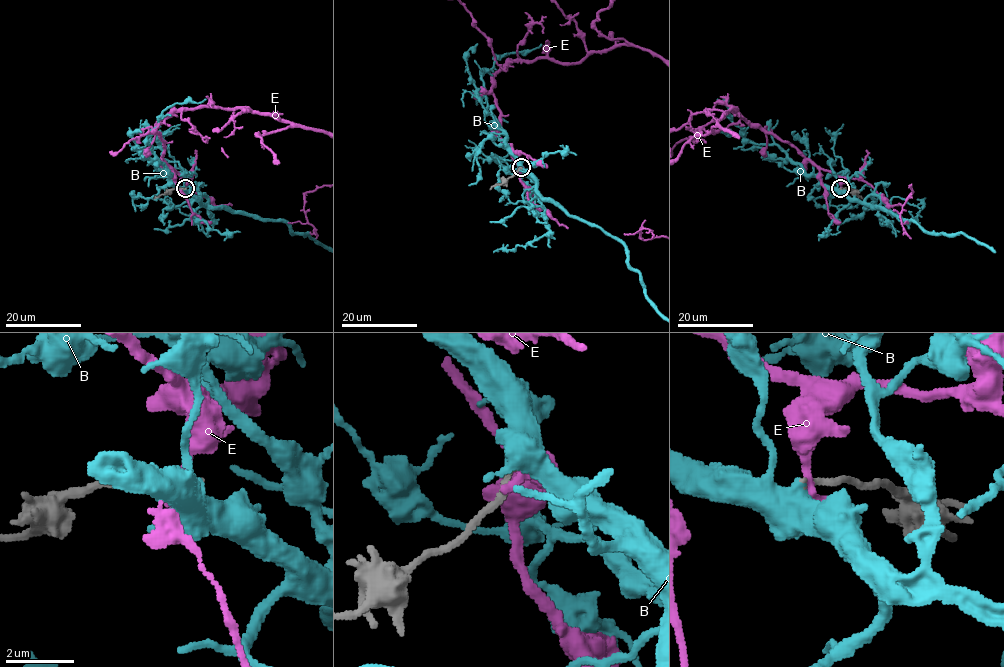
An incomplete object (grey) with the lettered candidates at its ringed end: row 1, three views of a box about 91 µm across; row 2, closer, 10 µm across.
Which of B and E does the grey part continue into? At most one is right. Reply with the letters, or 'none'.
B

